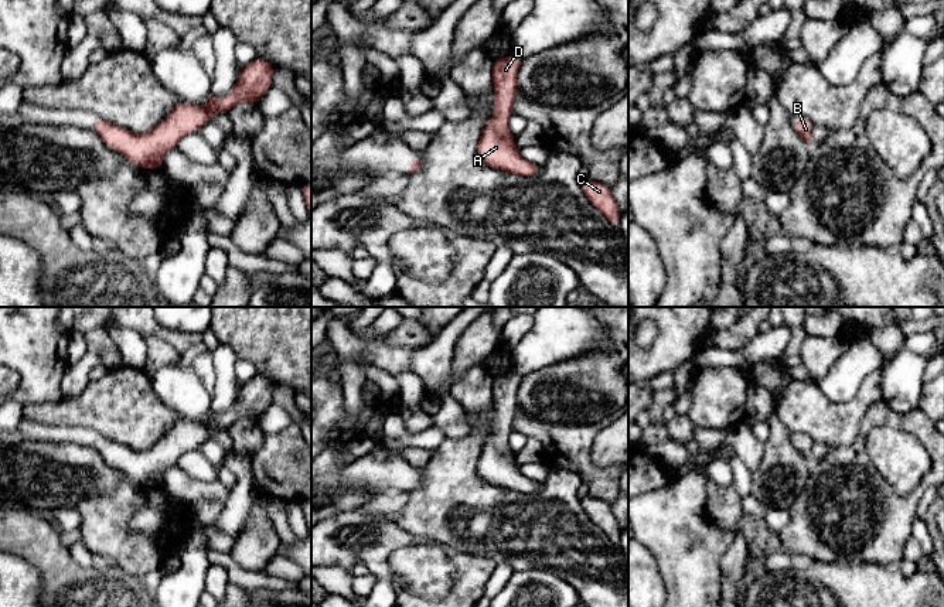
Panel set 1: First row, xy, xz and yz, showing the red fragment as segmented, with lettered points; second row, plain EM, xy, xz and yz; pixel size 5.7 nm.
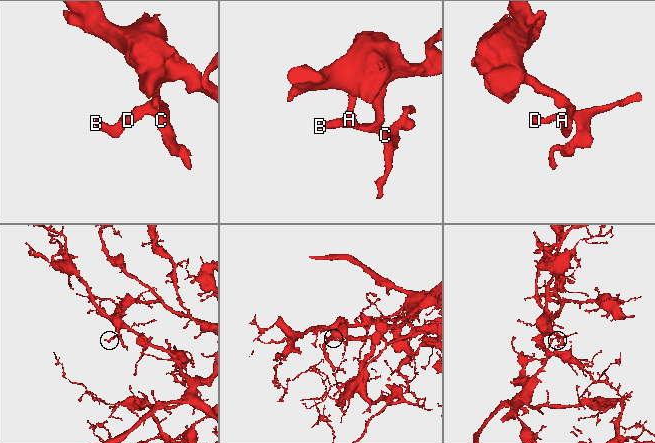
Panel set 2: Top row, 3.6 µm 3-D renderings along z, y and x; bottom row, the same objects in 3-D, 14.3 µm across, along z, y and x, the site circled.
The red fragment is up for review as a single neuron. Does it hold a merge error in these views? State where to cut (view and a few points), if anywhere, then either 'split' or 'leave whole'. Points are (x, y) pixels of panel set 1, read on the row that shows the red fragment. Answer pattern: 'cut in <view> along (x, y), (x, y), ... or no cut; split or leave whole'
no cut; leave whole

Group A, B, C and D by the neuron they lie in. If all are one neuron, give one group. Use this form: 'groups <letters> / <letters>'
groups A B C D

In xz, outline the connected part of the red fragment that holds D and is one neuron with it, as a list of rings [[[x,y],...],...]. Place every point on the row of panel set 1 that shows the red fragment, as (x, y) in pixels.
[[[514,54],[494,59],[494,113],[484,127],[477,146],[477,157],[488,167],[511,174],[532,177],[541,171],[541,164],[525,160],[515,149],[515,136],[510,132],[508,122],[518,91],[517,75],[521,59]]]

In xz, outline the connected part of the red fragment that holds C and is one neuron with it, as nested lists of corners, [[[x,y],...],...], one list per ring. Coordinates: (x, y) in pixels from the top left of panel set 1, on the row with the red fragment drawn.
[[[589,178],[580,181],[580,185],[590,204],[594,205],[613,226],[618,228],[621,224],[621,209],[610,188]]]

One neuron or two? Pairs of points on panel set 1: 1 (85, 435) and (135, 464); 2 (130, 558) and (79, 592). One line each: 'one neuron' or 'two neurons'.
1: one neuron
2: two neurons

